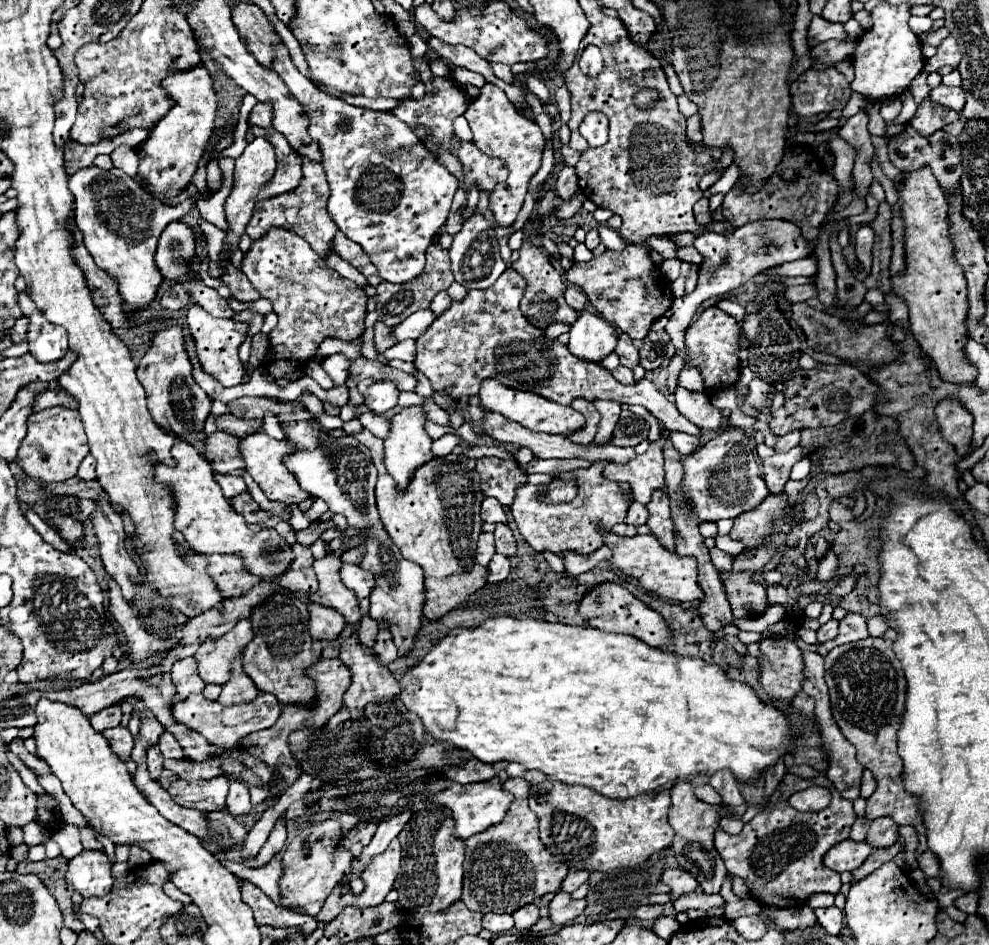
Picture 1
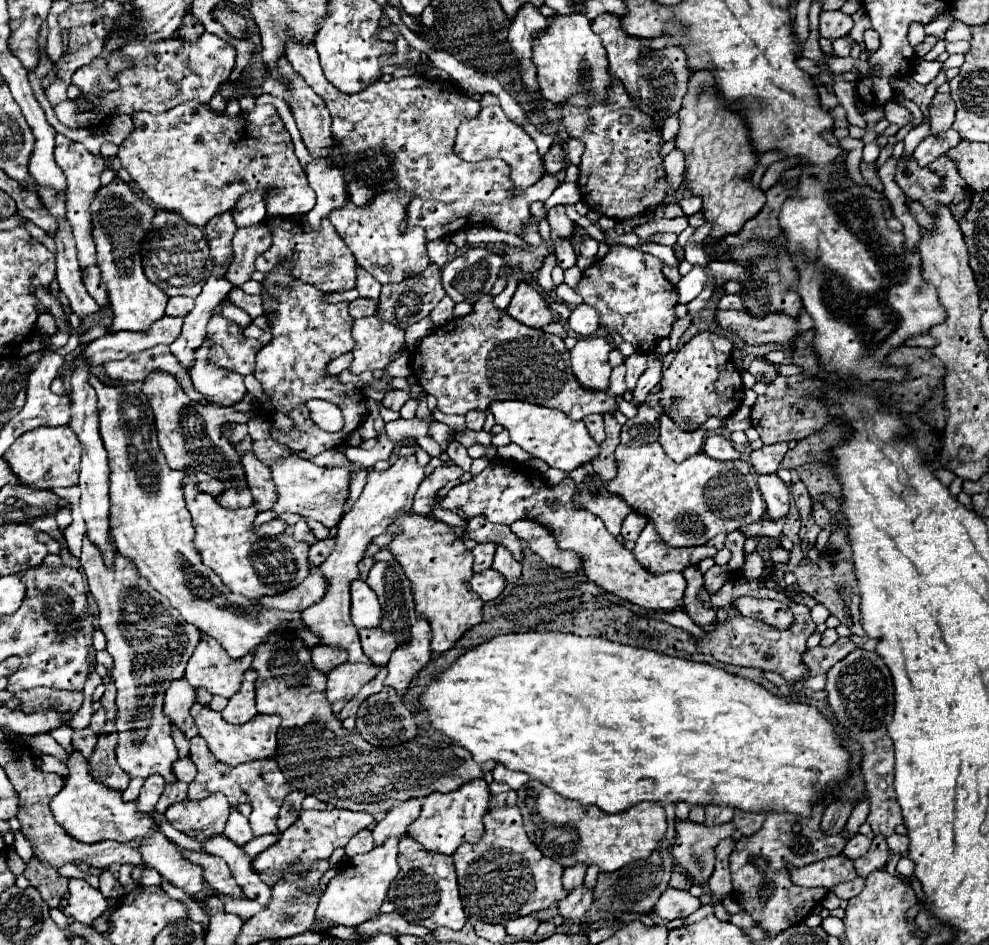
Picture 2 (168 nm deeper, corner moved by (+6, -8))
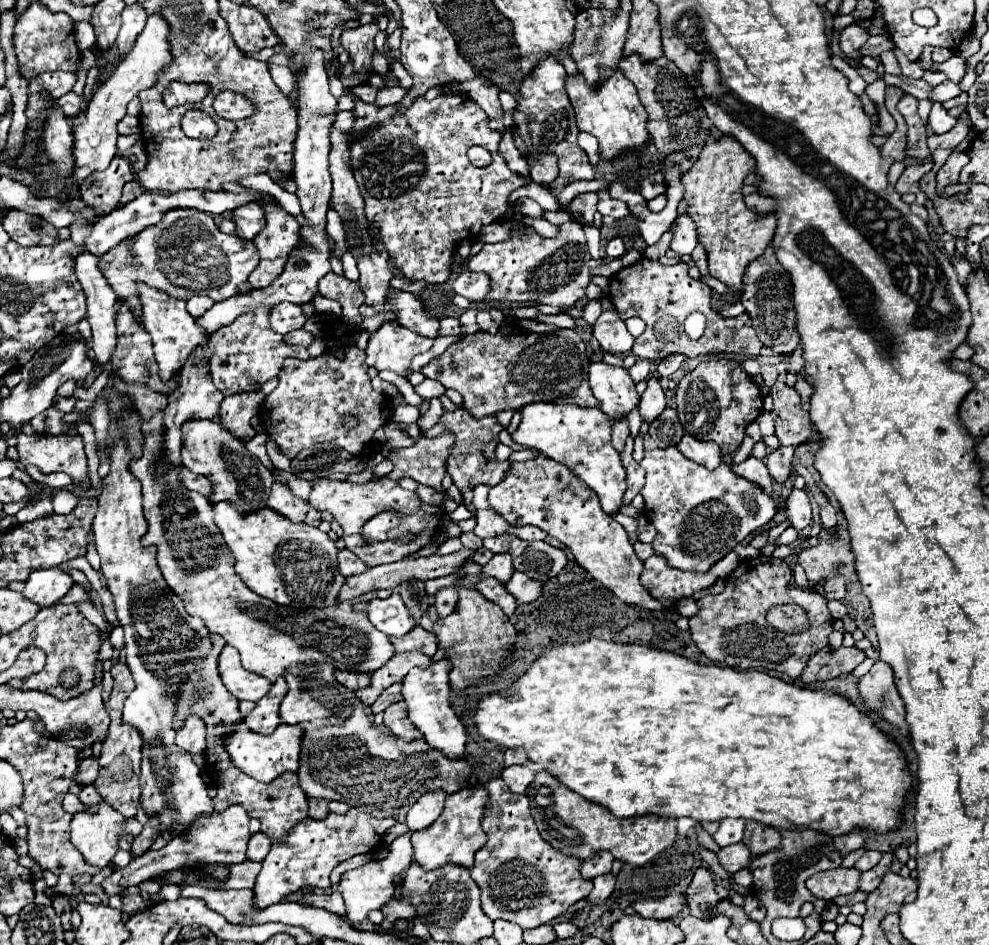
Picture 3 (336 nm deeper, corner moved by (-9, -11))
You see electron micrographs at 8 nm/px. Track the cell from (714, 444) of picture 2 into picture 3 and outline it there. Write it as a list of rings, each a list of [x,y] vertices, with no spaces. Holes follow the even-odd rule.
[[[747,456],[741,464],[735,464],[735,466],[729,464],[729,466],[731,466],[731,470],[735,474],[739,474],[739,476],[743,476],[743,478],[759,484],[765,492],[773,492],[773,480],[771,480],[769,470],[767,470],[767,466],[765,466],[763,460],[755,458],[755,456]]]

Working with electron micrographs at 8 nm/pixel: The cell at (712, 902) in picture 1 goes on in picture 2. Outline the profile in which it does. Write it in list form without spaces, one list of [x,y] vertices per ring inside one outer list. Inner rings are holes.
[[[668,887],[660,901],[654,905],[654,913],[662,919],[678,919],[678,917],[688,917],[700,907],[700,899],[692,897],[688,891],[678,891],[674,887]]]

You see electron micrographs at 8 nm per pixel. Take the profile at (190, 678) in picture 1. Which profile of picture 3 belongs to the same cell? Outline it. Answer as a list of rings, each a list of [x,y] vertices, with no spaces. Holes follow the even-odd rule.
[[[189,716],[183,726],[177,730],[175,744],[189,754],[205,752],[205,722],[199,716]]]

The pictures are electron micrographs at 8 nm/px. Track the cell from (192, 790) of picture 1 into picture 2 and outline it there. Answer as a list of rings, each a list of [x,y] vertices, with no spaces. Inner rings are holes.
[[[214,793],[202,801],[182,801],[166,811],[166,821],[186,835],[197,837],[204,831],[206,837],[224,835],[230,803],[222,793]]]

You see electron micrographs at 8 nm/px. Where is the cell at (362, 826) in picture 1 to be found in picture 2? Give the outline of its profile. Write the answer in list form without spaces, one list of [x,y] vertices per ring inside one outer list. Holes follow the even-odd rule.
[[[364,829],[364,831],[360,831],[358,835],[352,837],[352,841],[344,847],[344,851],[346,851],[346,857],[354,857],[354,855],[360,855],[360,853],[368,853],[372,847],[374,847],[372,833],[368,829]]]

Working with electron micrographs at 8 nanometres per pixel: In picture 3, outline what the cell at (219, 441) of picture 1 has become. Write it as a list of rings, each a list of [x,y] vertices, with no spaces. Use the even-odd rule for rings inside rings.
[[[281,482],[273,484],[269,500],[267,500],[267,506],[271,510],[287,516],[293,522],[303,522],[303,518],[305,518],[305,514],[309,510],[309,504],[305,500],[293,496],[291,488],[287,484],[281,484]]]

